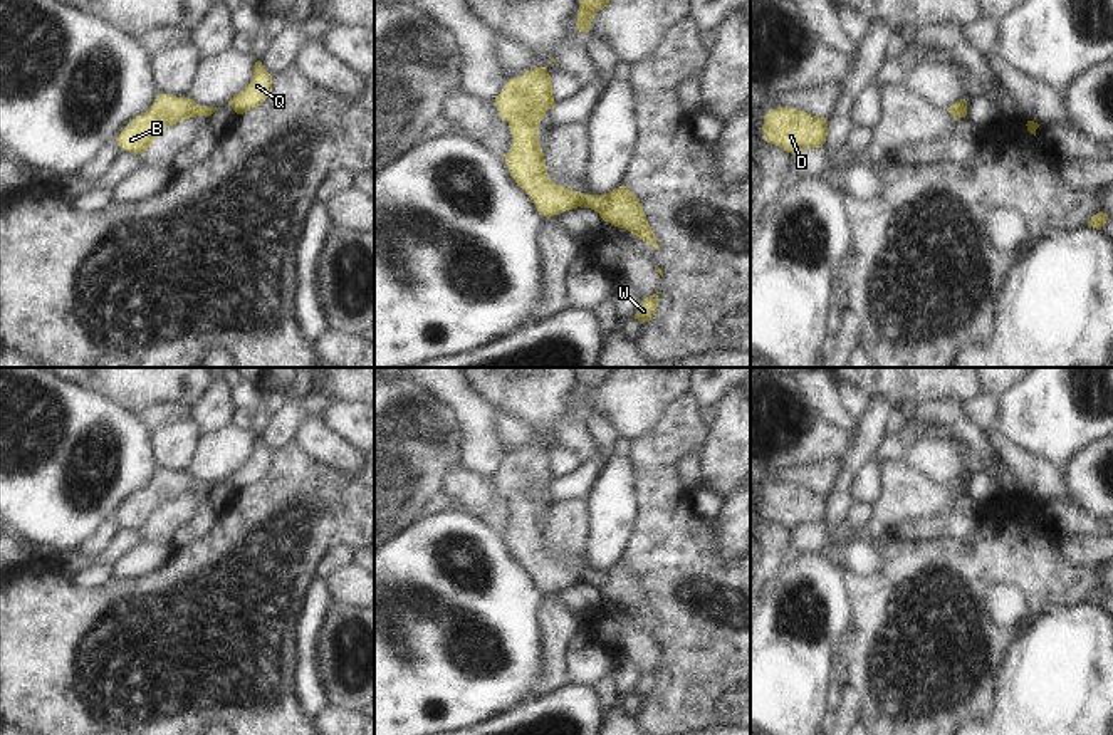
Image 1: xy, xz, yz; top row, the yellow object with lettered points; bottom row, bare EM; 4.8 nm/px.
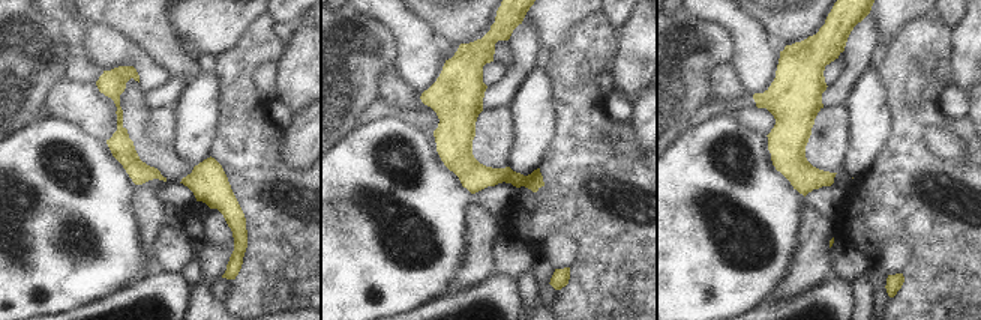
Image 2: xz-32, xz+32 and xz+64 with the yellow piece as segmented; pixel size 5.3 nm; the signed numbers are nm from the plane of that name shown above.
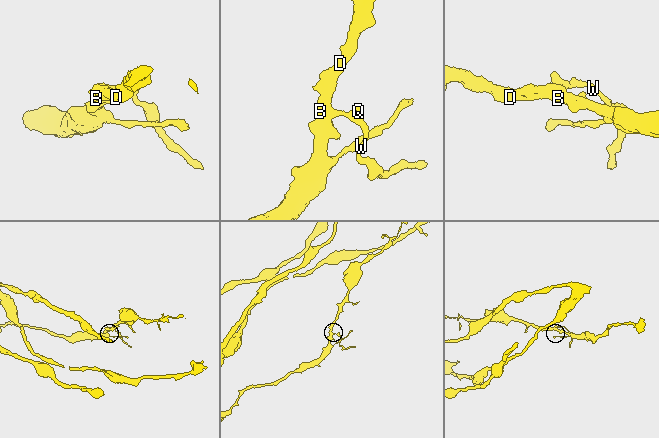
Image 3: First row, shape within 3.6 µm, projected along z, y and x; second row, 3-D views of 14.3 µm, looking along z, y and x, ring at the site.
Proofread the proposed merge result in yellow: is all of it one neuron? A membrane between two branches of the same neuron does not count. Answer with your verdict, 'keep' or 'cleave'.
keep

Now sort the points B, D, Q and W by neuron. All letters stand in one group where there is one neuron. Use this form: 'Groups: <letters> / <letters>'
Groups: B D Q W

